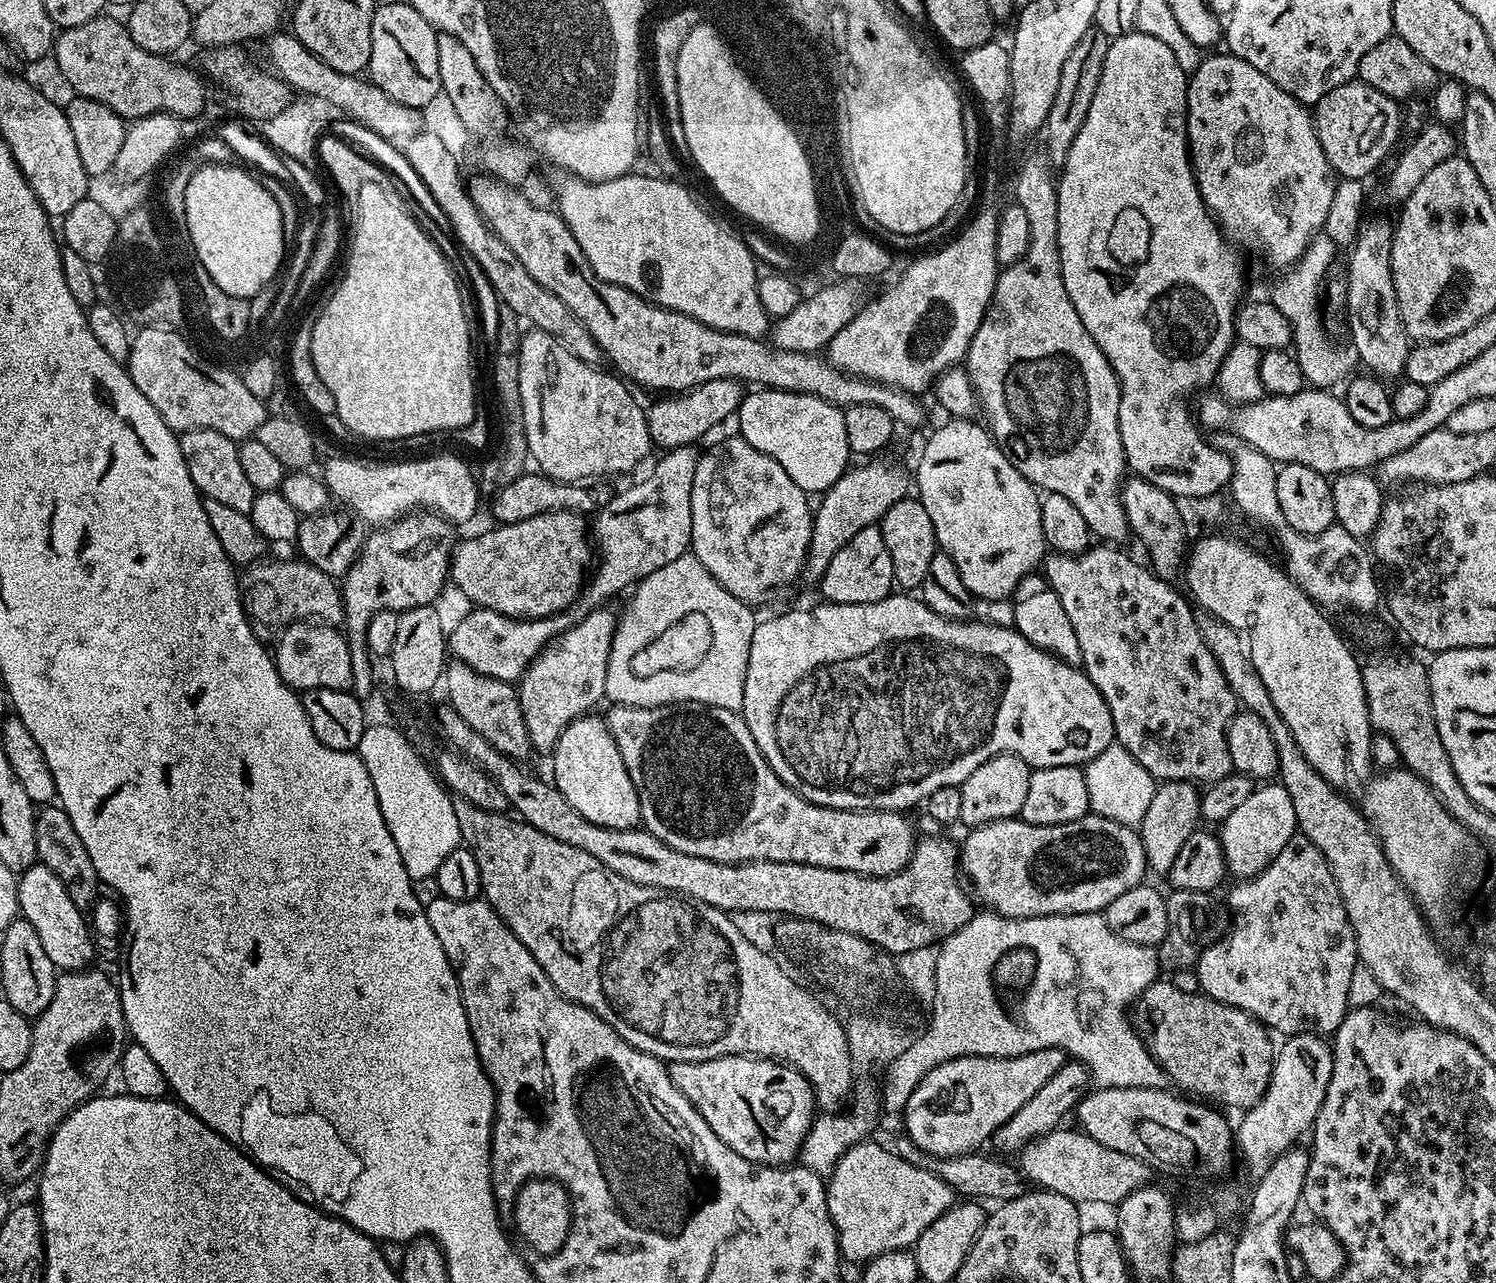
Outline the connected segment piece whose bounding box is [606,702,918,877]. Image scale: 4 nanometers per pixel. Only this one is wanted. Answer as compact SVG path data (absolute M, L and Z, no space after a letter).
M612 704L606 713L608 729L622 754L622 762L626 762L626 770L630 774L630 782L634 782L634 790L640 799L640 815L643 827L652 836L656 836L666 846L678 850L682 854L690 854L698 858L713 860L719 864L745 864L748 860L769 860L770 862L794 862L810 866L826 866L834 870L857 872L863 876L892 876L901 872L908 865L908 859L916 849L918 835L912 829L903 811L878 812L875 810L853 810L850 808L824 808L821 804L810 802L795 792L766 762L762 750L758 750L758 742L754 742L754 734L750 734L750 726L746 726L740 712L731 712L709 704L659 704L653 708L639 708L625 704Z

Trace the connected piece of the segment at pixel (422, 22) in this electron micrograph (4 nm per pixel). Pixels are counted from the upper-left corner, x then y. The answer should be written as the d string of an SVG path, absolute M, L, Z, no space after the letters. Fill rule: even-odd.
M407 2L400 4L381 3L374 14L374 22L370 30L370 62L366 69L367 75L372 83L378 85L384 93L394 102L402 102L402 106L411 108L427 109L427 104L435 96L441 95L440 79L438 78L438 32L433 28L432 23L414 6Z

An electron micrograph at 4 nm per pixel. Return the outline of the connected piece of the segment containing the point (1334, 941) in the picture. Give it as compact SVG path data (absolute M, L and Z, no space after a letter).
M1299 834L1293 836L1286 846L1274 857L1264 869L1254 878L1244 878L1232 888L1232 893L1228 896L1228 904L1236 911L1236 925L1219 938L1213 939L1212 944L1200 957L1195 957L1194 971L1198 982L1200 983L1200 992L1209 996L1212 1000L1222 1002L1226 1006L1234 1006L1242 1009L1243 1012L1249 1012L1252 1017L1259 1020L1265 1028L1273 1033L1281 1032L1281 1037L1297 1036L1303 1032L1315 1032L1317 1034L1332 1034L1338 1025L1344 1020L1344 1015L1350 1010L1348 1007L1348 995L1350 994L1350 978L1354 974L1358 963L1356 955L1356 935L1350 926L1350 918L1346 914L1346 906L1338 894L1338 886L1334 882L1334 874L1330 874L1330 866L1326 858L1305 836Z

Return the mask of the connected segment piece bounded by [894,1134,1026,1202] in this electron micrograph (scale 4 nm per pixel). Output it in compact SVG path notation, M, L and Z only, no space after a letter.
M900 1134L896 1144L894 1143L894 1151L903 1160L910 1162L910 1166L918 1166L918 1170L926 1170L930 1174L942 1178L942 1182L946 1182L952 1188L953 1193L960 1198L983 1198L985 1201L1007 1202L1018 1198L1026 1191L1024 1174L1018 1170L1015 1163L1007 1164L1004 1160L995 1160L992 1156L983 1156L983 1151L980 1150L967 1152L961 1156L942 1158L934 1154L926 1154L926 1150L914 1146L914 1142L907 1134Z

